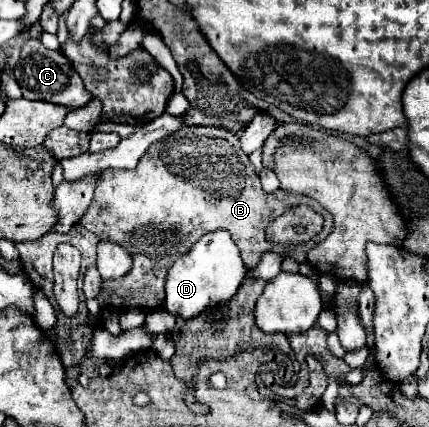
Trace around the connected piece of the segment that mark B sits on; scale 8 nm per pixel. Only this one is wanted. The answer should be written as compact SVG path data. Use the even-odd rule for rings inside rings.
M188 126L186 130L178 130L178 134L154 142L132 170L104 170L102 178L98 180L94 200L78 224L94 232L100 240L116 242L129 250L134 256L133 266L126 278L102 282L96 298L100 304L100 314L90 314L86 324L76 328L72 344L58 348L62 364L70 368L86 356L92 334L100 326L102 314L108 308L154 310L162 306L164 278L170 266L176 258L186 254L194 242L206 234L206 230L228 230L240 248L246 268L254 268L264 252L289 255L297 263L307 261L307 254L314 244L324 240L332 231L333 218L330 214L324 218L322 231L310 242L282 248L264 238L270 218L274 220L278 214L290 208L292 202L306 204L306 200L312 198L290 196L282 189L266 194L260 188L260 178L254 172L252 162L240 148L238 136L216 126ZM154 232L164 236L154 236ZM118 290L122 290L122 294L118 294Z

